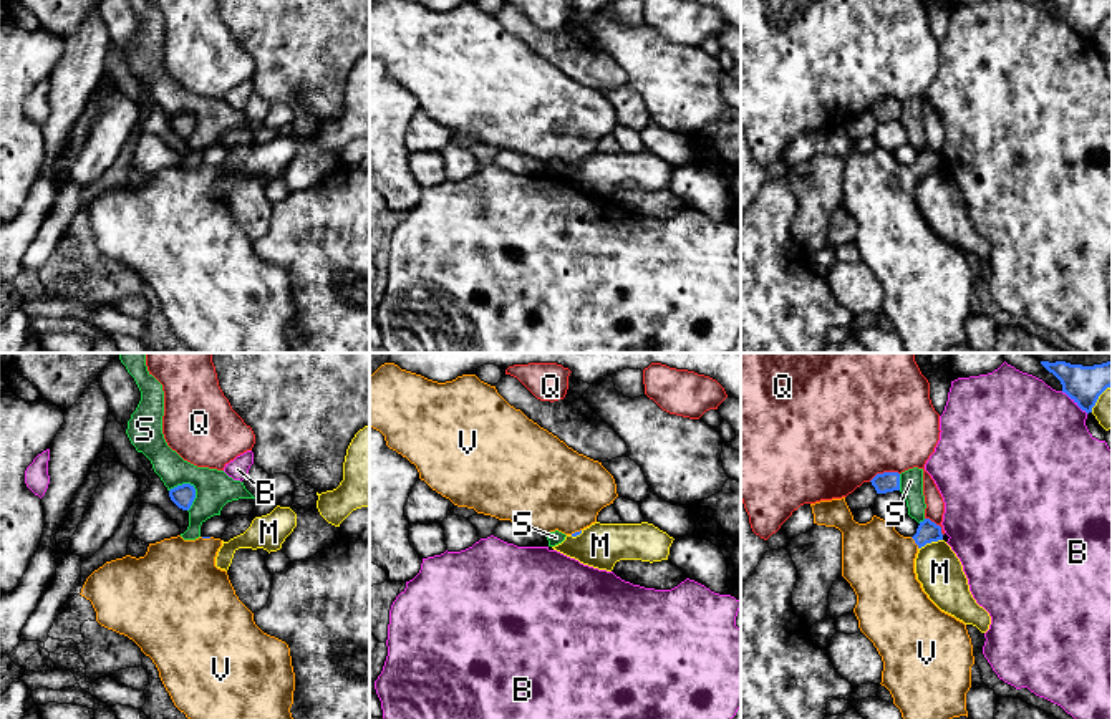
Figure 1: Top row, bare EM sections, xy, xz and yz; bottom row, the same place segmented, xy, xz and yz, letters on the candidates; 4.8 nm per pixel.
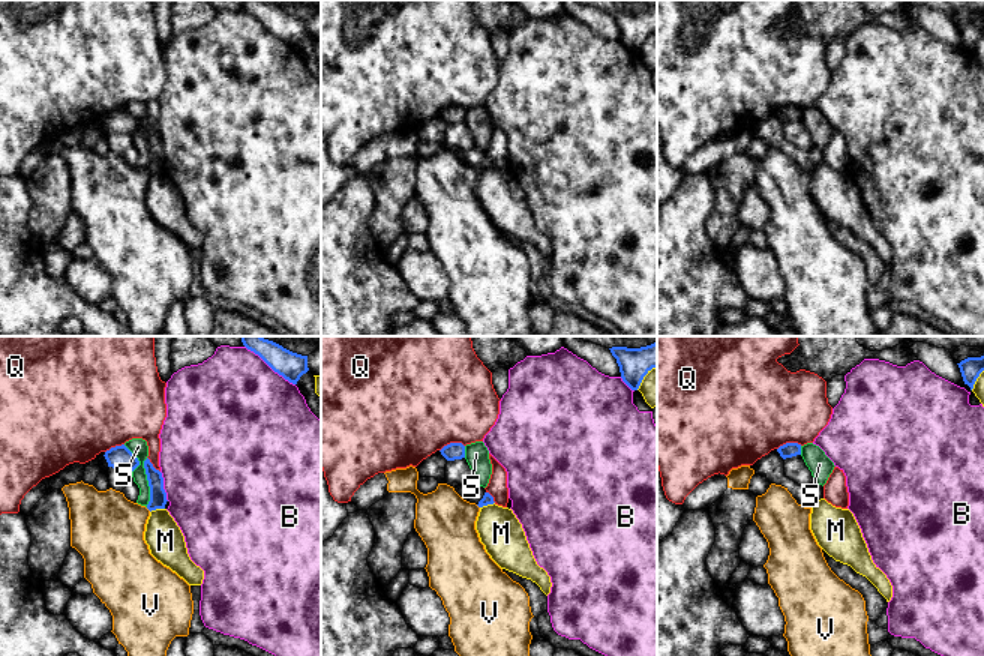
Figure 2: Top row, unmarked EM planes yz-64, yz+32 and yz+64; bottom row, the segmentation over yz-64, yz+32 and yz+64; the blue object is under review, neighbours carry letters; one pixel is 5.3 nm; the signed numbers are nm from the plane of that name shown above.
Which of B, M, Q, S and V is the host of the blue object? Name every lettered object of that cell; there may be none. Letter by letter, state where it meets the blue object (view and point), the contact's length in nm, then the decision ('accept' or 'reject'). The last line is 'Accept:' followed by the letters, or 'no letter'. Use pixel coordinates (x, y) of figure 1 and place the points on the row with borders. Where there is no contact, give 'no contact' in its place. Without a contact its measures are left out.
B: contact yz (1074, 401); length 170 nm; reject
M: contact yz (930, 542); length 130 nm; reject
Q: contact yz (884, 472); length 160 nm; reject
S: contact xy (194, 494); length 150 nm; reject
V: contact yz (915, 542); length 70 nm; accept
Accept: V

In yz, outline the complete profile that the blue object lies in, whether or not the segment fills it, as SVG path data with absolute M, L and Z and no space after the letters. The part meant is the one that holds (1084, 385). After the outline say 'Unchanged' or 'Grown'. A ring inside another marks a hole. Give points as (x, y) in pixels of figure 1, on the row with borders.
M1041 361L1062 384L1066 393L1082 411L1092 413L1099 396L1112 386L1112 361L1082 366L1066 361Z. Unchanged

